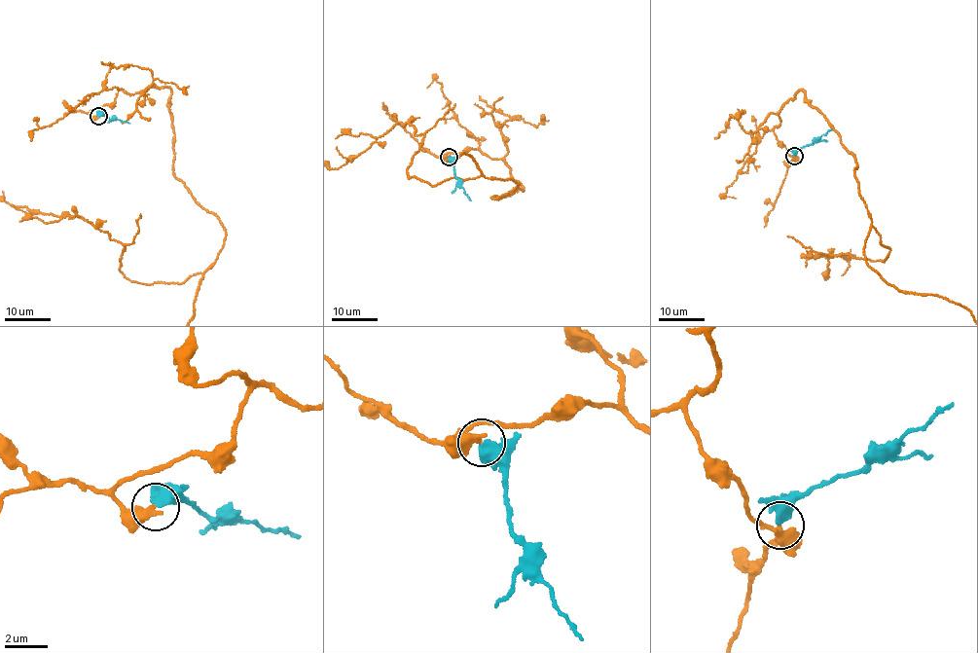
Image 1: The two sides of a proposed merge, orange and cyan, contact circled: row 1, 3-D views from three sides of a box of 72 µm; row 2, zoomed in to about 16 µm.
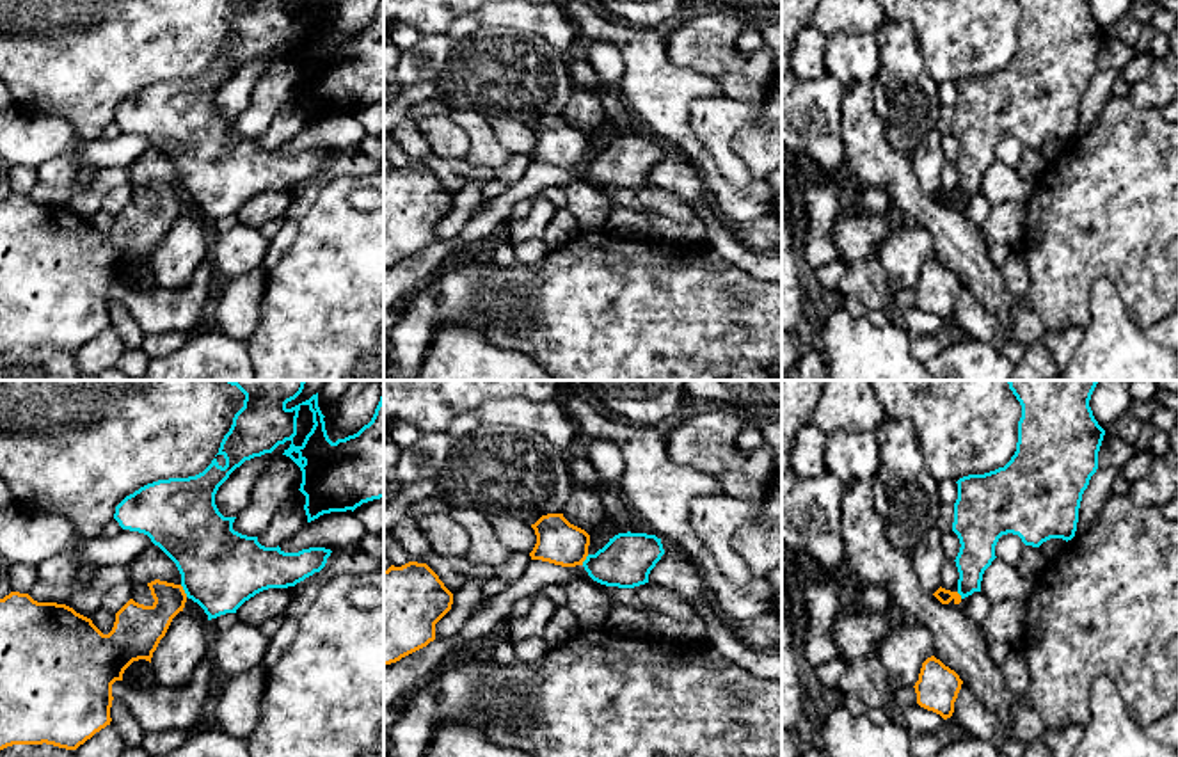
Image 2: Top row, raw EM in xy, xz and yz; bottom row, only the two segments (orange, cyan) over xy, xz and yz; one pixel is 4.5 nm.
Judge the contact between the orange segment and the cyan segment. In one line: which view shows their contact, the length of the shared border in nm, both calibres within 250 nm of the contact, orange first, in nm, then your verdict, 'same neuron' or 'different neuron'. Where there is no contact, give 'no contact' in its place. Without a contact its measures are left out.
contact in xy; length 70 nm; calibres 200 and 360 nm; different neuron

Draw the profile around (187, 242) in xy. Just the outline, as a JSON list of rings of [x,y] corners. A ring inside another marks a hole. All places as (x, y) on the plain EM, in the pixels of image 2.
[[[179,213],[151,259],[156,284],[171,291],[188,288],[195,268],[210,254],[210,245],[208,224],[190,213]]]

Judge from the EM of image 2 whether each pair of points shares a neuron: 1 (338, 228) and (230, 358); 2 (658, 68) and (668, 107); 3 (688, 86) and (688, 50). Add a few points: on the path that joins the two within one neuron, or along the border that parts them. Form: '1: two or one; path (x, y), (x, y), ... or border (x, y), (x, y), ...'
1: two; border (244, 342), (253, 361)
2: one; path (658, 77), (661, 98)
3: two; border (665, 39), (668, 57), (676, 64), (713, 79)

